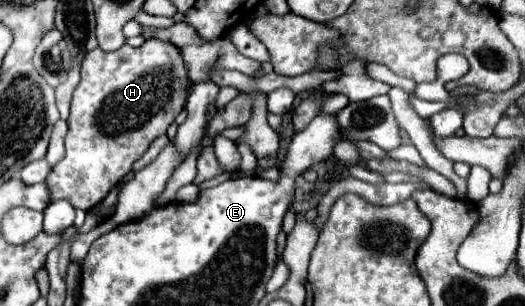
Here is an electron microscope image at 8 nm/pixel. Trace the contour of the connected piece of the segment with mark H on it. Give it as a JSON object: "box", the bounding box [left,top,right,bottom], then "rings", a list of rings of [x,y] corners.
{"box":[47,40,187,212],"rings":[[[147,40],[139,48],[123,44],[115,52],[103,52],[101,48],[87,52],[81,64],[81,82],[73,92],[71,114],[67,120],[69,124],[69,132],[65,138],[67,154],[57,166],[53,166],[53,170],[47,176],[51,200],[67,198],[75,208],[81,208],[85,212],[97,206],[109,194],[109,190],[131,172],[133,162],[147,152],[149,144],[157,136],[163,136],[167,132],[169,124],[183,110],[185,98],[187,98],[187,68],[181,60],[179,50],[169,42]]]}

